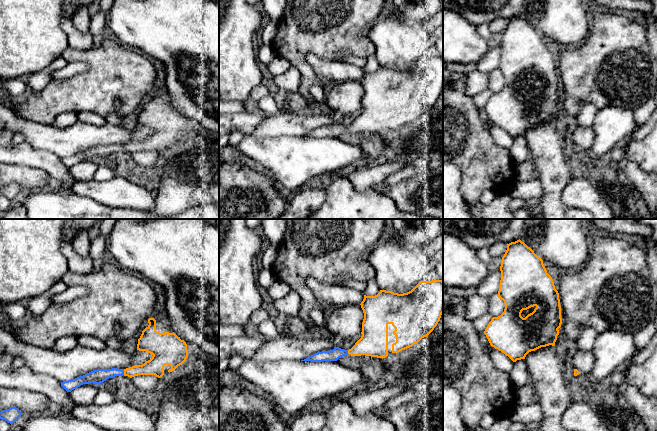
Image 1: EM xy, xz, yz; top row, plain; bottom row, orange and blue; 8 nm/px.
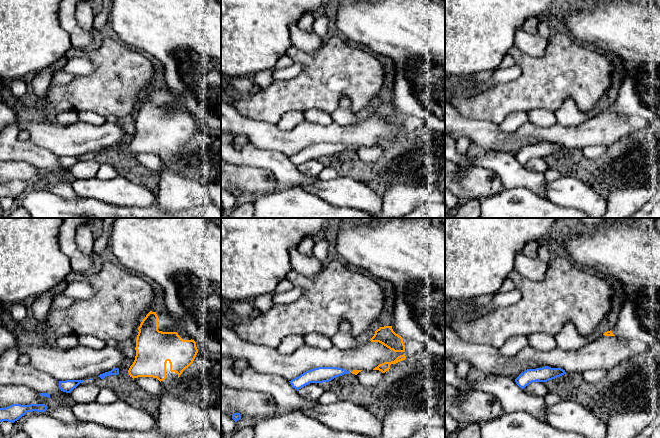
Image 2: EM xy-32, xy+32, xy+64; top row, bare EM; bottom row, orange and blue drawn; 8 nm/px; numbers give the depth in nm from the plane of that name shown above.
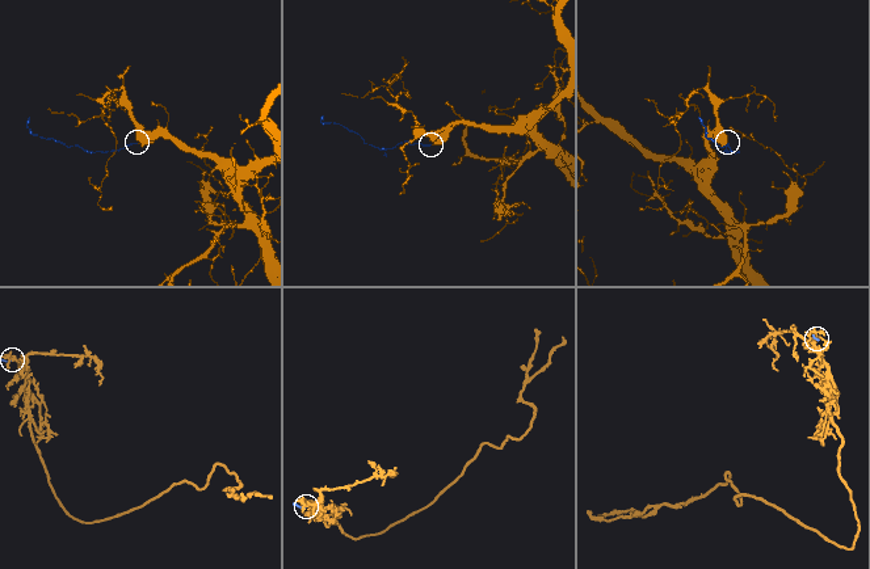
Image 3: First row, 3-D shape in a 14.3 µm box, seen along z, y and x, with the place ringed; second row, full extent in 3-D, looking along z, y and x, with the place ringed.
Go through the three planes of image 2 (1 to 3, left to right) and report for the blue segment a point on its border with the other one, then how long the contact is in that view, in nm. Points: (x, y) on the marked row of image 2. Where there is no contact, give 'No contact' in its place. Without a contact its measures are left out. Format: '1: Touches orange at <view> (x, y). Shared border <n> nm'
1: No contact
2: No contact
3: No contact

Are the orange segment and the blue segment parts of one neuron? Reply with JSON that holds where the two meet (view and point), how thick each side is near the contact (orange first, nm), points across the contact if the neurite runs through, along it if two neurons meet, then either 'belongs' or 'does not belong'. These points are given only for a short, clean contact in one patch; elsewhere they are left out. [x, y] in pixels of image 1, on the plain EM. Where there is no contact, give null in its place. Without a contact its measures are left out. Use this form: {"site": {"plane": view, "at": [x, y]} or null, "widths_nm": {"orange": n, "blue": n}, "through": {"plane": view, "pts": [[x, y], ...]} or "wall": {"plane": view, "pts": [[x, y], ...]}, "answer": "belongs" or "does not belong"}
{"site": {"plane": "xy", "at": [124, 148]}, "widths_nm": {"orange": 140, "blue": 110}, "through": {"plane": "xy", "pts": [[154, 142], [124, 148], [112, 148], [98, 152]]}, "answer": "belongs"}

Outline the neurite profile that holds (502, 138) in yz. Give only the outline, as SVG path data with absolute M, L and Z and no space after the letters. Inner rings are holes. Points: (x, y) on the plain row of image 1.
M491 121L489 122L489 133L491 134L494 142L505 149L509 149L513 145L514 138L506 132L504 129L499 127L498 125L495 125Z

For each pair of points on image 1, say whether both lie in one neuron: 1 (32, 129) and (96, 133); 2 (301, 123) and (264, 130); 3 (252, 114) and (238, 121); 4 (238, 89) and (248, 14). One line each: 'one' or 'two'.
1: one
2: one
3: one
4: one

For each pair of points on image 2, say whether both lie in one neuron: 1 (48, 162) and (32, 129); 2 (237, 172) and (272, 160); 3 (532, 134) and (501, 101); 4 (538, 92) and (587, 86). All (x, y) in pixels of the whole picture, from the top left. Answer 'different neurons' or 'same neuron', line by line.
1: different neurons
2: different neurons
3: different neurons
4: same neuron

